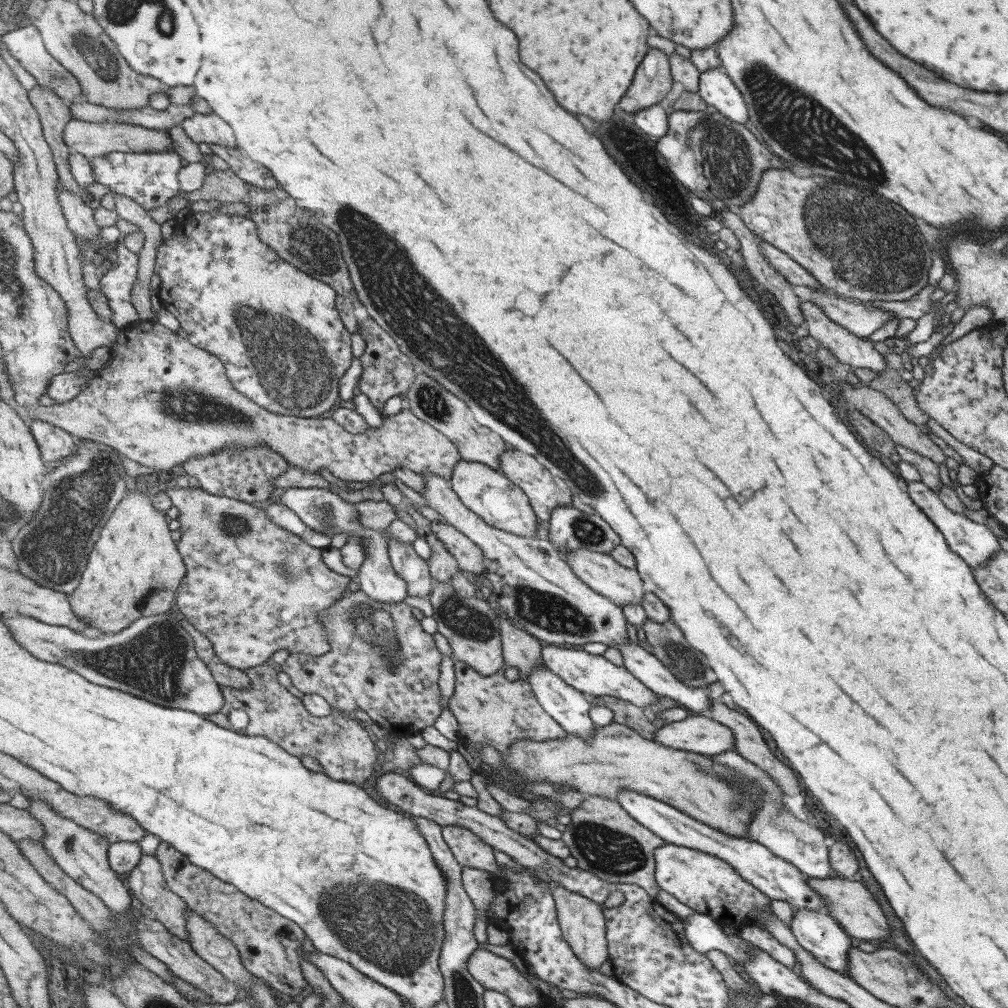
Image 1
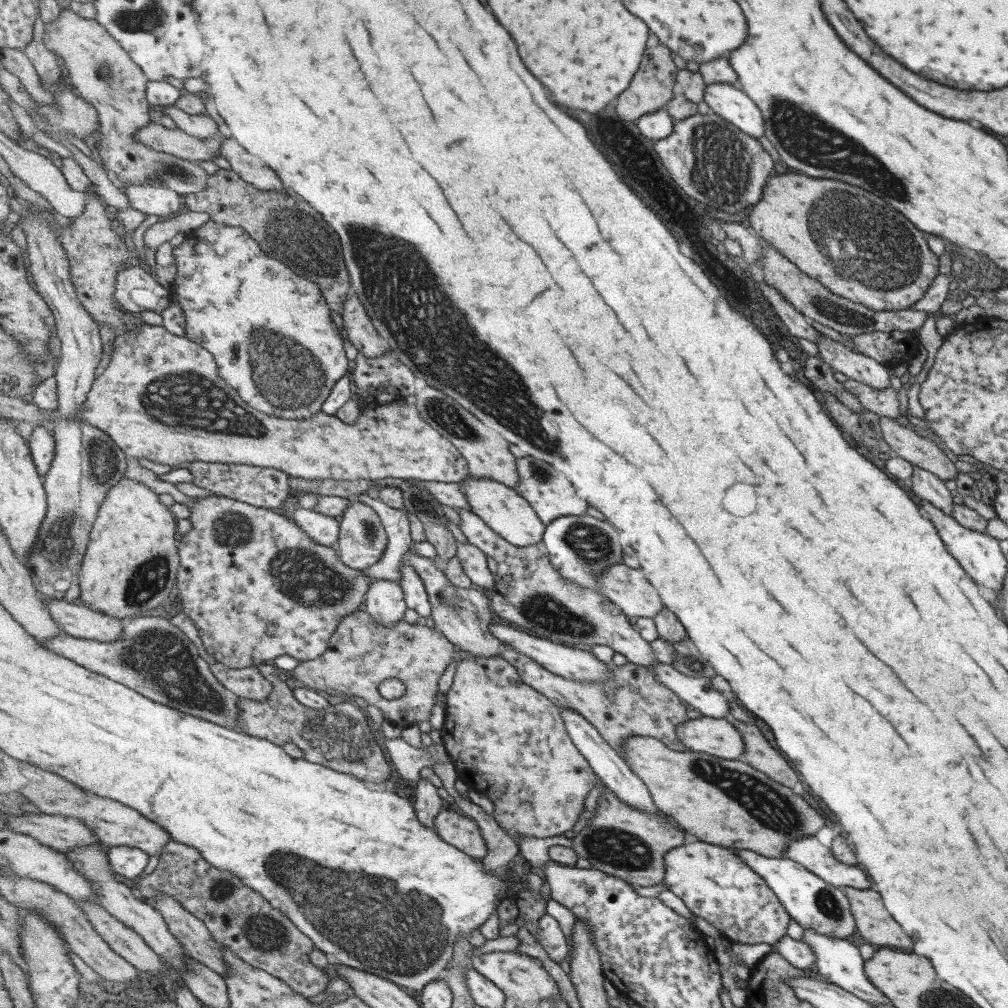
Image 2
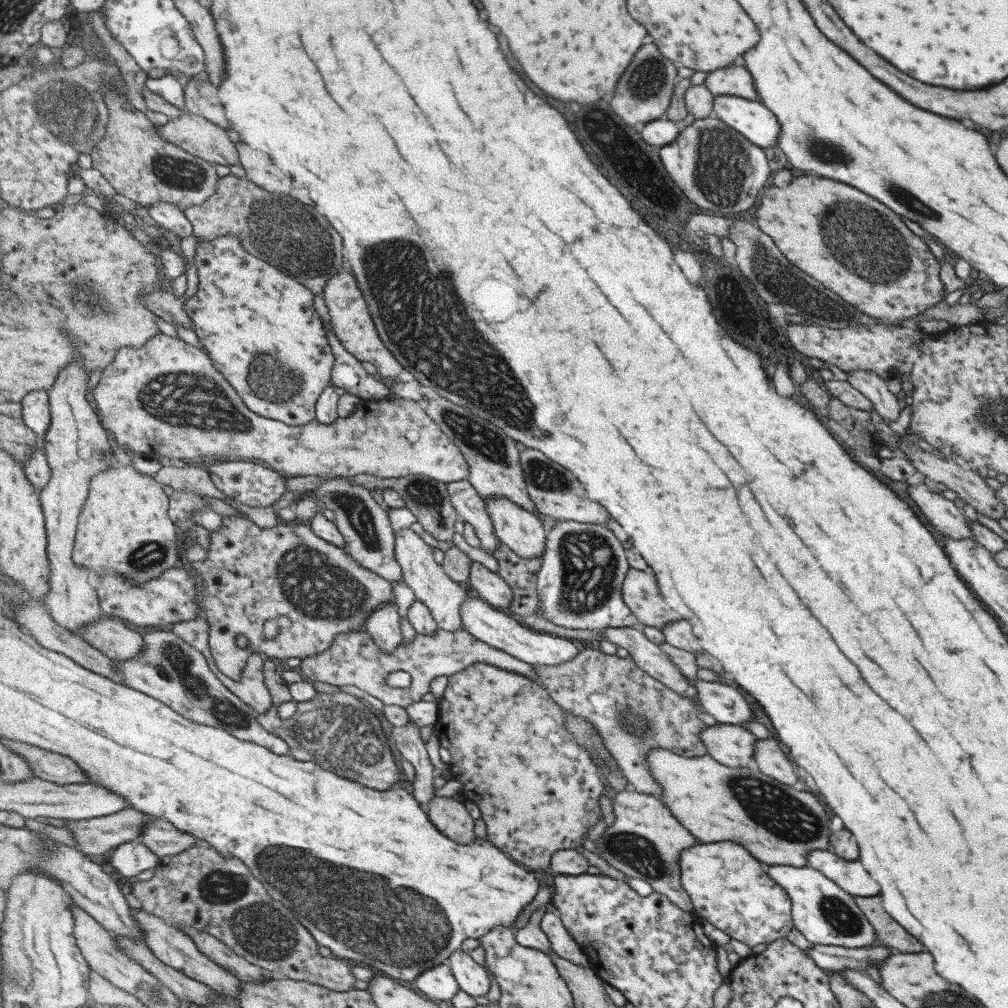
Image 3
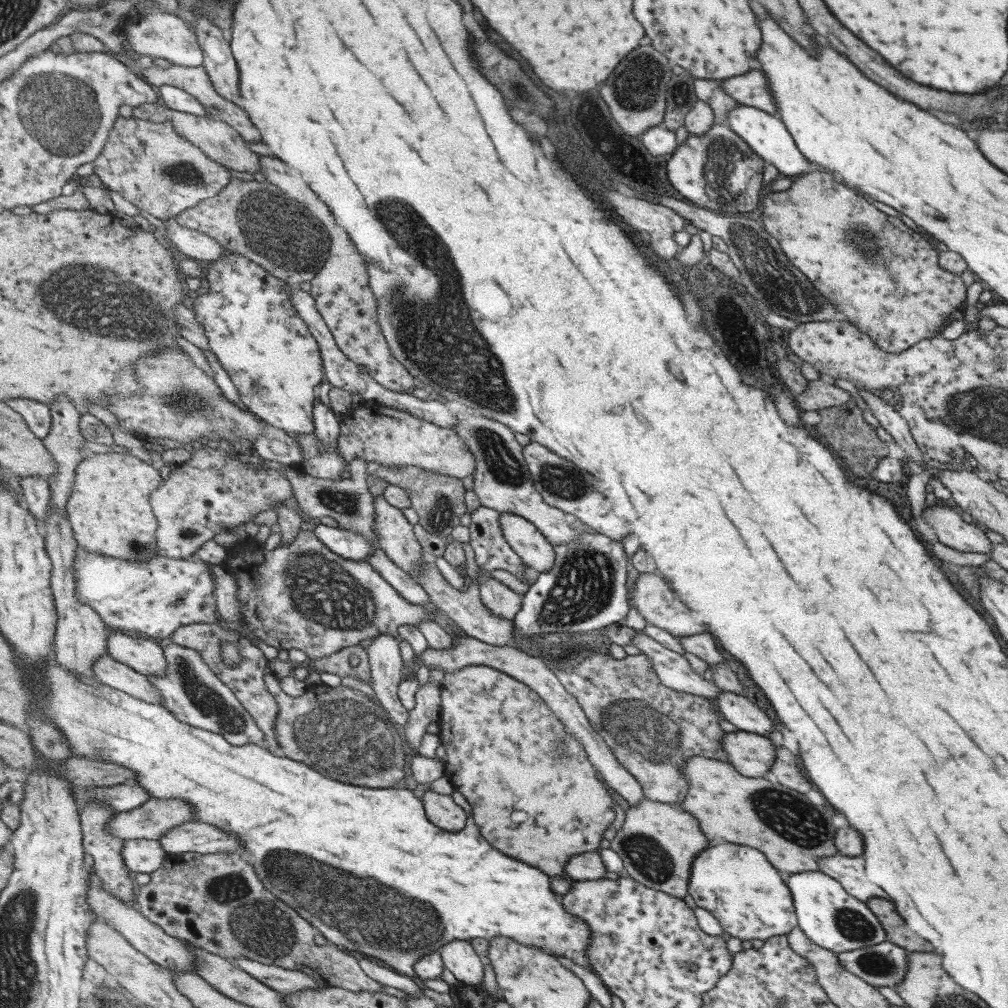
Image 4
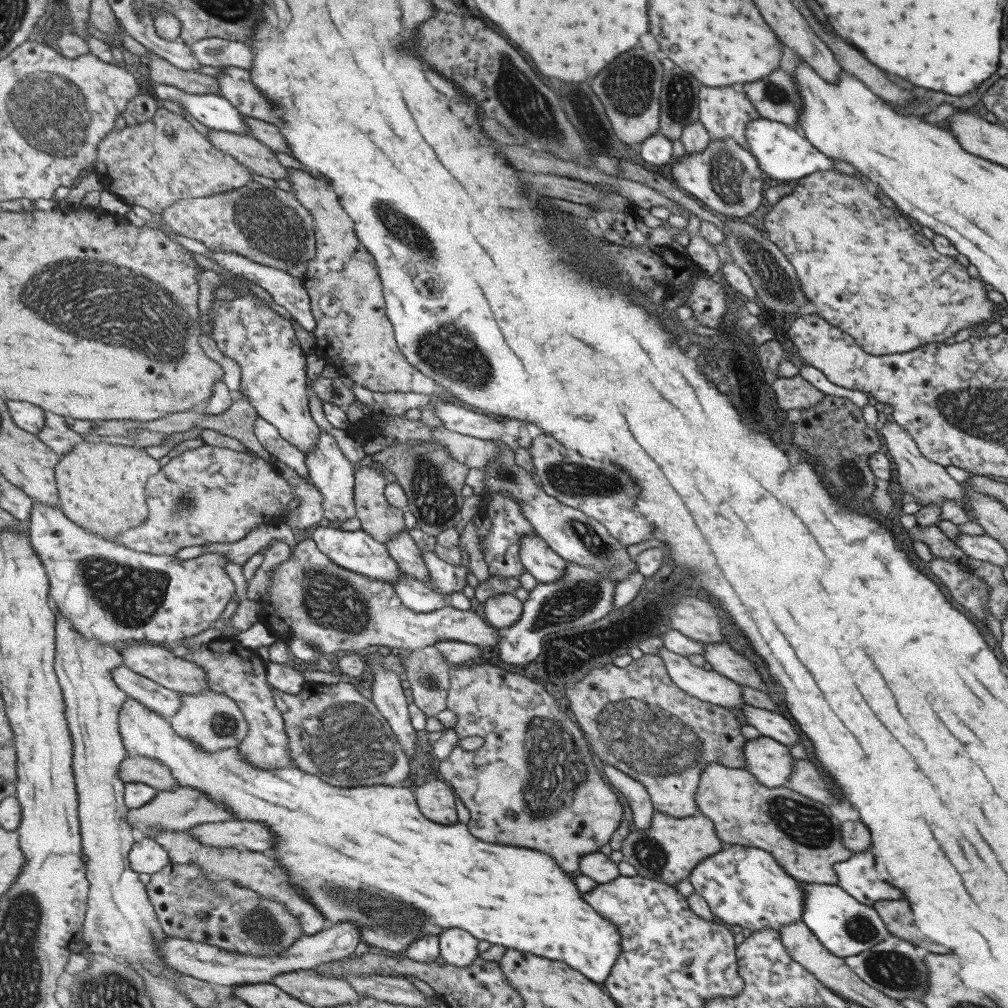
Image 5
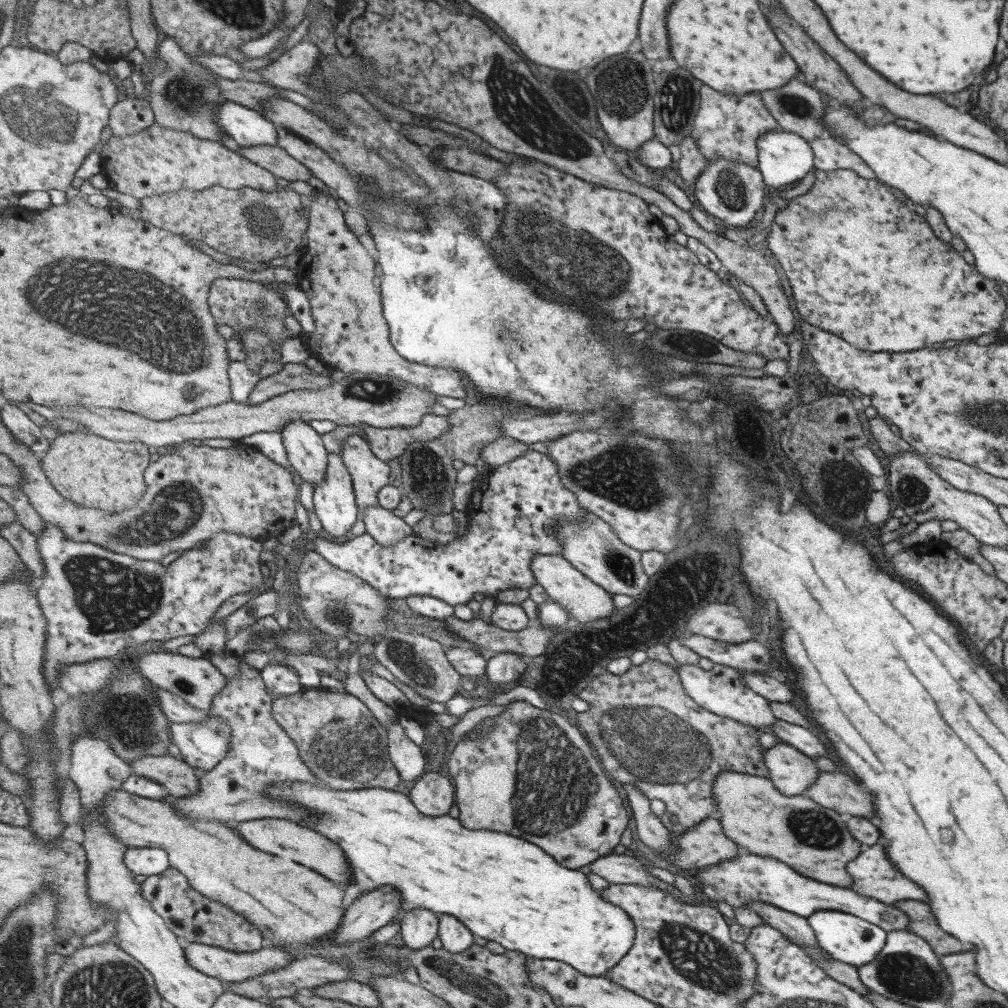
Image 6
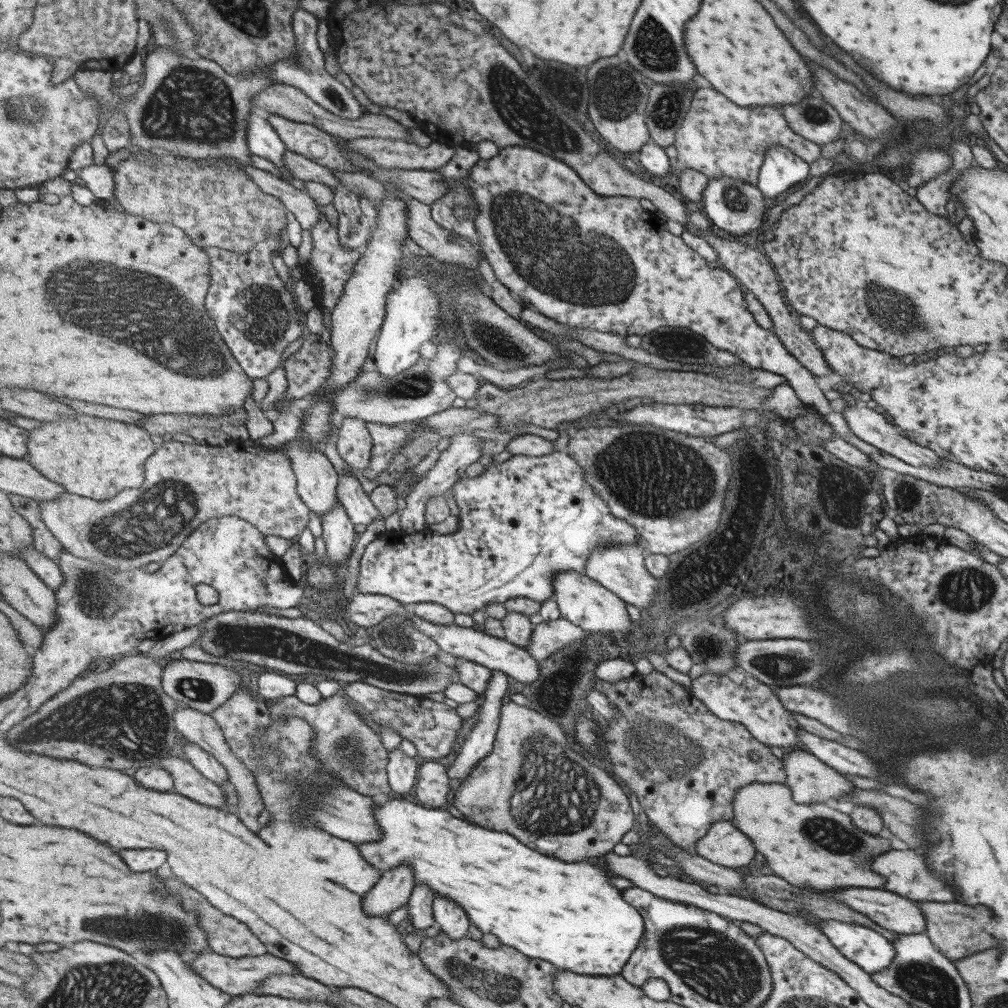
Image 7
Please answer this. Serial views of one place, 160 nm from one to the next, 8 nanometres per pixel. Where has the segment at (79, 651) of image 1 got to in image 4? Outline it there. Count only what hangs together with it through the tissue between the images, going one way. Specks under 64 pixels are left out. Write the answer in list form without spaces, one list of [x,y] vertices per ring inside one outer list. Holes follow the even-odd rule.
[[[171,643],[164,647],[167,670],[163,676],[148,676],[161,691],[161,702],[178,719],[191,726],[222,734],[235,746],[265,743],[266,732],[244,707],[232,687],[227,686],[218,674],[201,658],[197,650]]]

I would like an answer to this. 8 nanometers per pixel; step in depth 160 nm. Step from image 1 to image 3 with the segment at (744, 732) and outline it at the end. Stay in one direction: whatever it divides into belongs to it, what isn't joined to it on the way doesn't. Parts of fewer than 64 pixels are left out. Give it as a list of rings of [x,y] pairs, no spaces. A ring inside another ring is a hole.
[[[772,738],[755,739],[754,753],[751,758],[752,767],[787,786],[791,786],[797,780],[795,780],[791,764],[785,756],[785,750],[781,750],[779,746],[781,744],[777,744],[777,741]]]

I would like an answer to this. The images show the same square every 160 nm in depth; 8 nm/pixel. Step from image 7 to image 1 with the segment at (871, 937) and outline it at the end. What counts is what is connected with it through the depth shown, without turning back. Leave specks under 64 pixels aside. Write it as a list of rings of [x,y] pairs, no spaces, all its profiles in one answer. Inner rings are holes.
[[[546,663],[545,667],[535,669],[527,680],[531,683],[532,690],[537,695],[541,706],[544,706],[545,710],[554,719],[557,719],[557,722],[560,722],[561,726],[564,726],[564,729],[568,733],[590,741],[590,738],[596,731],[597,725],[593,723],[591,716],[589,716],[592,704],[586,693],[577,690],[568,682],[565,682],[565,679],[561,678],[561,675],[558,675],[555,671],[552,671]],[[622,790],[617,800],[633,818],[637,819],[637,822],[649,828],[659,838],[663,838],[665,843],[689,847],[718,857],[719,860],[733,868],[745,882],[754,886],[770,900],[784,900],[794,910],[806,908],[828,914],[828,901],[807,886],[807,876],[799,872],[792,864],[771,854],[762,844],[749,838],[723,834],[707,823],[698,821],[683,811],[669,806],[668,803],[661,802],[660,799],[649,798],[646,794],[641,794],[636,790]]]

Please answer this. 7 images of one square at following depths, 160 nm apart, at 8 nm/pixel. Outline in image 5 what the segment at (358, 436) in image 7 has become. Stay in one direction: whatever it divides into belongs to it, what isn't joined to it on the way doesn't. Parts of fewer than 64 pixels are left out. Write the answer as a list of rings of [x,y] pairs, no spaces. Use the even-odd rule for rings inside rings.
[[[361,466],[356,472],[354,488],[357,518],[364,532],[382,544],[407,529],[403,509],[392,506],[385,496],[387,480],[383,472]]]

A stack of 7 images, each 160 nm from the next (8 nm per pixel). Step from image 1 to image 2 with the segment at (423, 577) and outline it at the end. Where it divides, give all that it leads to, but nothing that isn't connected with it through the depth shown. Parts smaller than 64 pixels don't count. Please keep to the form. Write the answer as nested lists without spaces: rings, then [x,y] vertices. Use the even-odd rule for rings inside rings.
[[[402,563],[402,568],[403,580],[401,580],[400,585],[405,593],[408,608],[415,610],[419,614],[419,621],[429,616],[431,617],[432,604],[421,576],[417,574],[417,570],[413,568],[411,563]]]

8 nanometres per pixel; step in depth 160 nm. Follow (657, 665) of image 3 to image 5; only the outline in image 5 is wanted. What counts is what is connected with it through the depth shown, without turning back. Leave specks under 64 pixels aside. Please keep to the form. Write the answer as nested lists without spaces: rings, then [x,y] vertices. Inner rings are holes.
[[[664,647],[657,650],[657,655],[664,662],[672,683],[687,694],[733,711],[745,703],[742,702],[739,685],[713,669],[707,671],[693,666],[686,657],[673,654]]]

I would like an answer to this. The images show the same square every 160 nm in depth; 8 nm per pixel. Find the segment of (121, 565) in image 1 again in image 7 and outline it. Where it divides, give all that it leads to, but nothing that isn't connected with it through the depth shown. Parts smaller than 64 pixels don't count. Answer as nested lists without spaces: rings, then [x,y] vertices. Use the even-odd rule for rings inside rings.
[[[93,416],[60,417],[55,421],[43,421],[44,425],[30,431],[30,462],[49,480],[66,488],[68,494],[78,494],[93,500],[110,502],[113,497],[127,489],[144,485],[148,458],[159,447],[151,440],[151,433],[137,423],[117,420],[99,420]]]

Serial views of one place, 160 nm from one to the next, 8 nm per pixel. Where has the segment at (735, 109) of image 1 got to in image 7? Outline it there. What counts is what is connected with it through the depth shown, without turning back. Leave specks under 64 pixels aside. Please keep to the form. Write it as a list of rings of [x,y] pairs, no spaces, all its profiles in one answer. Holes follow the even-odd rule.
[[[774,144],[765,149],[756,185],[764,197],[775,198],[792,184],[808,178],[808,163],[787,147]]]

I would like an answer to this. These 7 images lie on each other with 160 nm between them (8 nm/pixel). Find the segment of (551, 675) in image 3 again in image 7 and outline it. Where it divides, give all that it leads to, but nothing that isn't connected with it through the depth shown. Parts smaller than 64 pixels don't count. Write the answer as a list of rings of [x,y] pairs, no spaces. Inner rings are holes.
[[[652,669],[648,674],[636,673],[631,678],[620,680],[619,682],[605,682],[597,678],[593,683],[593,689],[607,695],[607,698],[618,708],[620,712],[614,719],[603,722],[602,746],[604,754],[609,758],[612,769],[621,781],[625,783],[627,790],[636,794],[641,807],[645,810],[649,825],[657,828],[664,834],[675,846],[687,851],[690,855],[695,855],[695,844],[708,832],[708,828],[717,821],[729,821],[732,818],[732,796],[736,793],[735,789],[743,788],[749,783],[759,782],[761,784],[781,784],[785,785],[785,773],[781,768],[780,761],[771,753],[768,746],[761,744],[756,738],[753,738],[749,731],[738,722],[721,720],[711,711],[705,708],[705,705],[691,695],[691,691],[677,682],[671,681],[666,675]],[[749,753],[757,754],[758,759],[751,761]]]

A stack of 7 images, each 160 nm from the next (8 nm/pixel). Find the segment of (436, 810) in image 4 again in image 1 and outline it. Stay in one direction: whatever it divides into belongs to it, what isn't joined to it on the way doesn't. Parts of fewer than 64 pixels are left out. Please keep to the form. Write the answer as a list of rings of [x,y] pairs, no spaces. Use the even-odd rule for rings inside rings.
[[[443,826],[446,843],[456,859],[464,866],[489,871],[503,878],[503,867],[495,862],[493,846],[481,840],[472,830],[463,826]]]

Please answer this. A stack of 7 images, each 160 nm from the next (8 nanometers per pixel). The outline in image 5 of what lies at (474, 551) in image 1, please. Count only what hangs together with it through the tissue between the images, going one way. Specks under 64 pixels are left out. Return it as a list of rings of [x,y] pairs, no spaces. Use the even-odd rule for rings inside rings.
[[[496,594],[484,603],[486,620],[498,629],[514,625],[523,611],[523,602],[514,594]]]

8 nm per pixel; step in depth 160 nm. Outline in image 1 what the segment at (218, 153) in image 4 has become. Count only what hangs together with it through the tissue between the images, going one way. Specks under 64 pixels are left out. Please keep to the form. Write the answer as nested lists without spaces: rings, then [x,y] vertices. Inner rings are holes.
[[[75,118],[64,129],[63,140],[71,152],[84,154],[90,159],[109,155],[115,151],[133,153],[168,151],[173,148],[173,139],[167,129],[149,129],[138,124],[117,122],[87,122]]]

